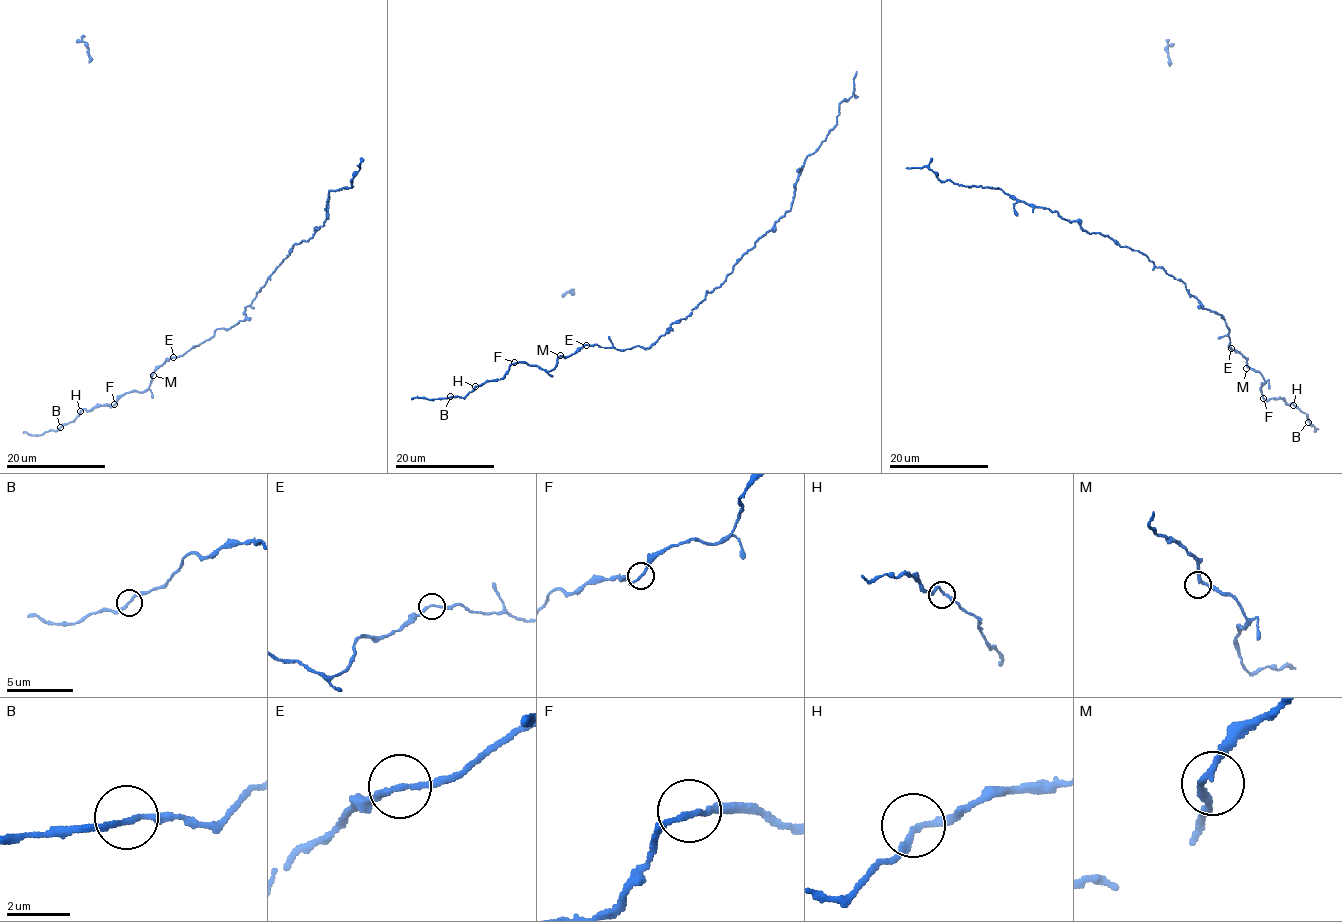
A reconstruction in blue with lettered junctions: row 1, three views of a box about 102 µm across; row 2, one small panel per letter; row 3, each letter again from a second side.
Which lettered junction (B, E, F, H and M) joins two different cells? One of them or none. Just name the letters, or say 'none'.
none

